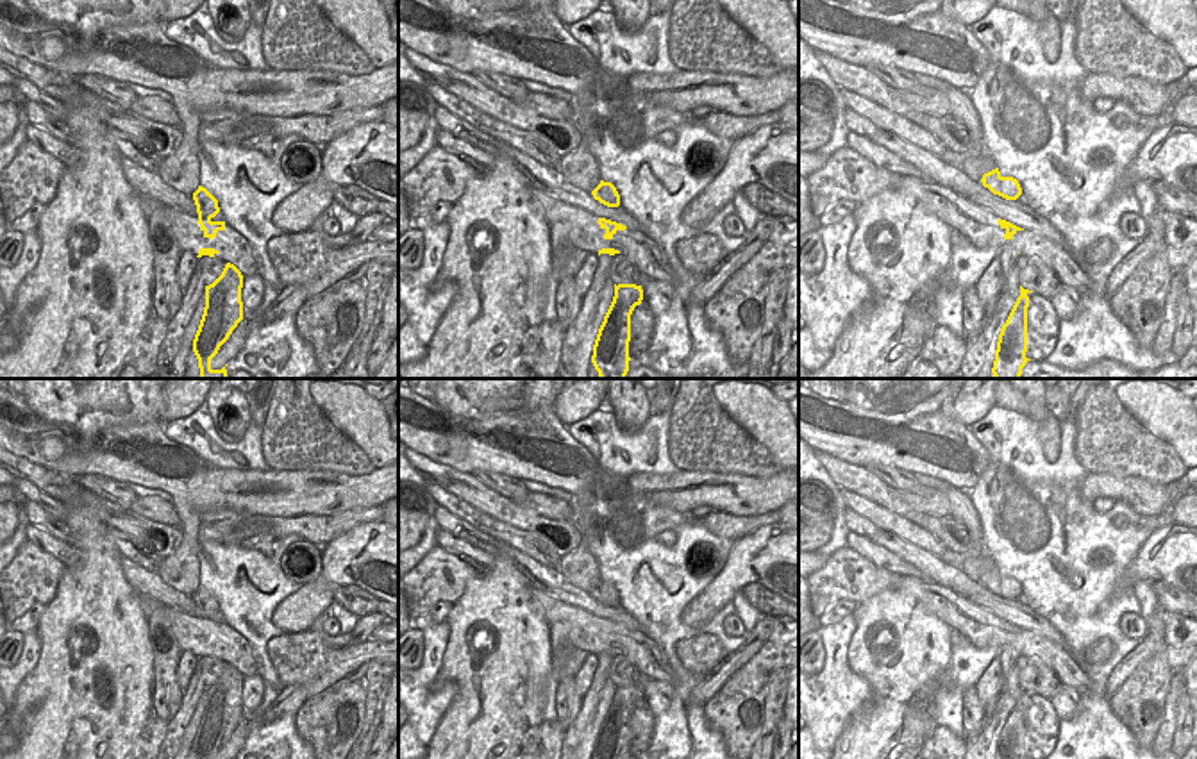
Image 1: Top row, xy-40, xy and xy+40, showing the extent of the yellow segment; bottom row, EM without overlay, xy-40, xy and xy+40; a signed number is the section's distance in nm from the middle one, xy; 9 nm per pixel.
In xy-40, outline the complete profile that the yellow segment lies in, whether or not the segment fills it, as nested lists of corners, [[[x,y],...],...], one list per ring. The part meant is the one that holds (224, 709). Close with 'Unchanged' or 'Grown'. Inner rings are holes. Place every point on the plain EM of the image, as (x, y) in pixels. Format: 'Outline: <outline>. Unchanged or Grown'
Outline: [[[230,663],[205,686],[205,707],[193,739],[197,759],[213,759],[243,720],[241,688],[243,675]]]. Unchanged

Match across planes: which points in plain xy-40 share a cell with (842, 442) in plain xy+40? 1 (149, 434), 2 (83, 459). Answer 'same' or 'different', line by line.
1: same
2: same

